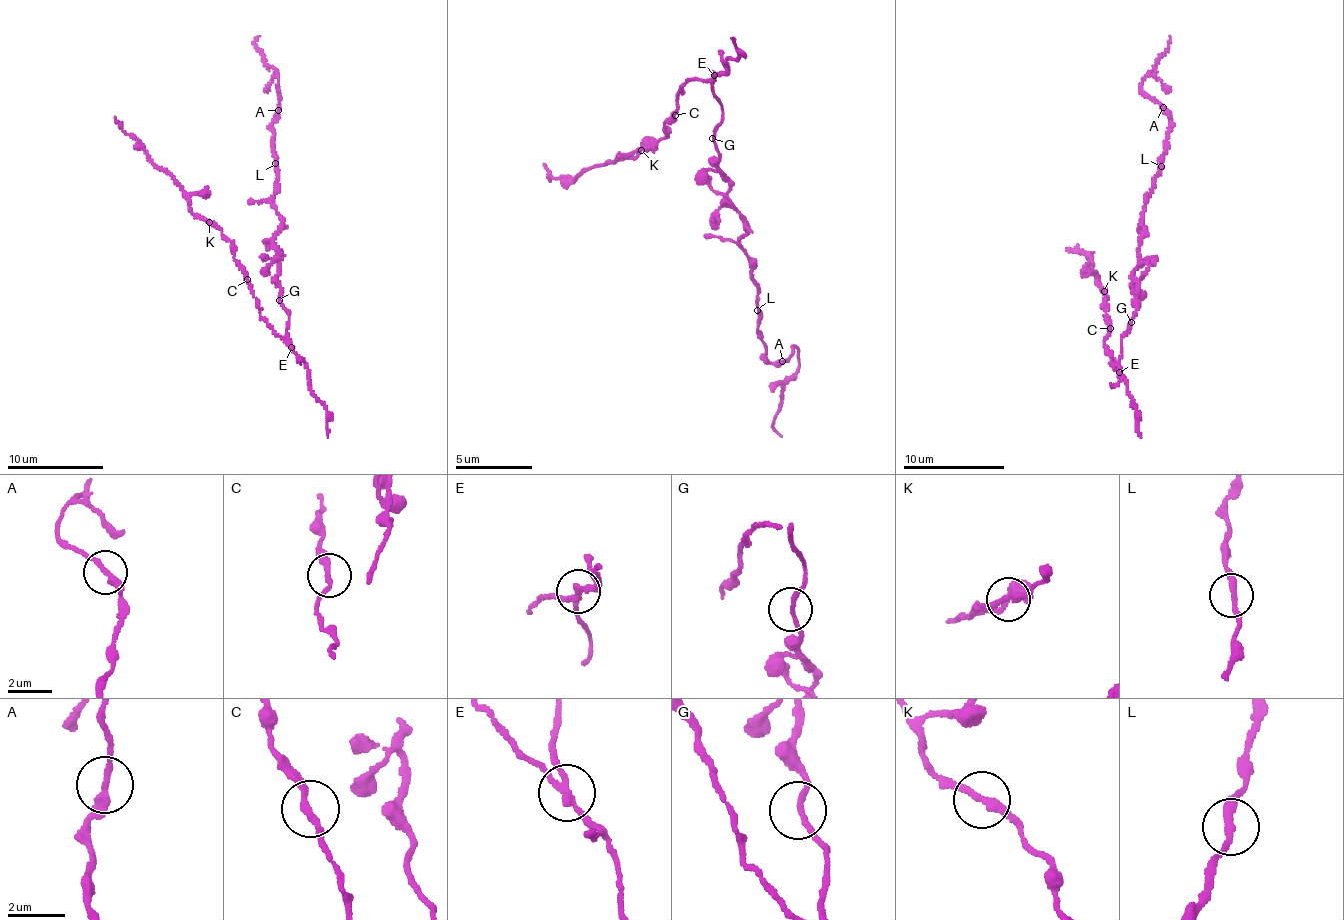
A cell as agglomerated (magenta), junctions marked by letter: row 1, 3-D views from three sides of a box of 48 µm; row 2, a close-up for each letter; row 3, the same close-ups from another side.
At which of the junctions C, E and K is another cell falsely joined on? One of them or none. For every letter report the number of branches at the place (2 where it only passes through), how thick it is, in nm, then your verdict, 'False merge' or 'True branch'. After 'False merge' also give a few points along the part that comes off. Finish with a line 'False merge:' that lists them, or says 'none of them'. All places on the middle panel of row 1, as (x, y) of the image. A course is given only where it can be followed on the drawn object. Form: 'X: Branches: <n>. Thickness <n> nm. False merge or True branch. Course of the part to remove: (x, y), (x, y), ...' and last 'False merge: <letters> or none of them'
C: Branches: 2. Thickness 220 nm. True branch
E: Branches: 2. Thickness 240 nm. False merge. Course of the part to remove: (712, 74), (764, 352), (801, 357), (773, 426), (783, 436)
K: Branches: 2. Thickness 260 nm. True branch
False merge: E

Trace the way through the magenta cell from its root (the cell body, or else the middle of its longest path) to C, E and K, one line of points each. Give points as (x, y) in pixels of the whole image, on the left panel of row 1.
C: (281, 299), (281, 306), (289, 314), (289, 328), (286, 336), (281, 337), (260, 316), (259, 301), (247, 279)
E: (281, 299), (281, 306), (289, 314), (286, 344), (291, 348)
K: (281, 299), (289, 314), (289, 328), (281, 337), (260, 316), (247, 273), (234, 258), (234, 244), (209, 222)

